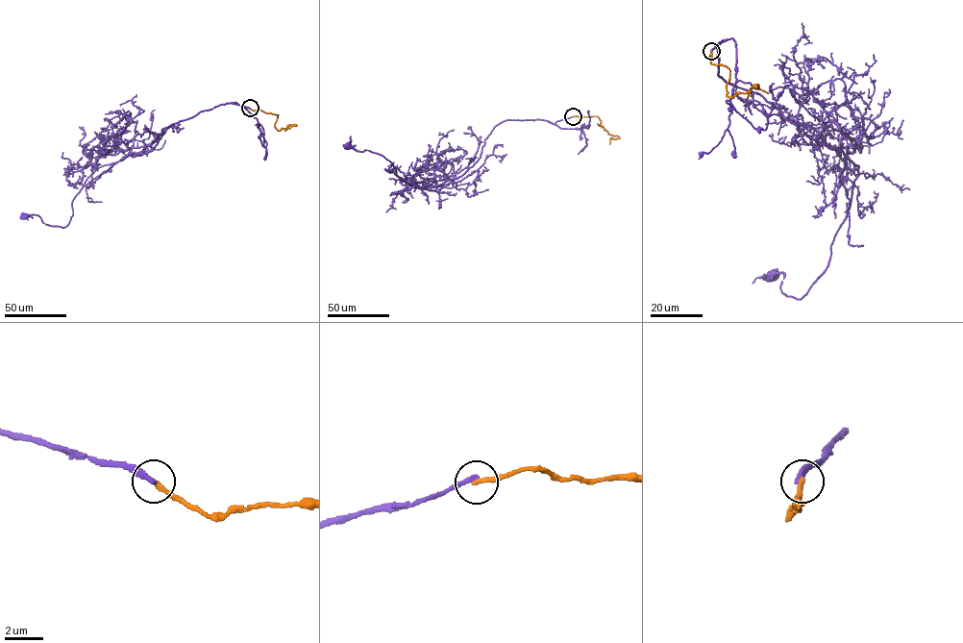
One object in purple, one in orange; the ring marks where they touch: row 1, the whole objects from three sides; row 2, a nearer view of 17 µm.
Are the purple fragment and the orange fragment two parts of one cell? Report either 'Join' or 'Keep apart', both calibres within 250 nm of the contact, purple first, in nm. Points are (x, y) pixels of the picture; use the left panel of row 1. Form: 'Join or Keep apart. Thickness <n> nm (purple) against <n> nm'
Keep apart. Thickness 280 nm (purple) against 240 nm

